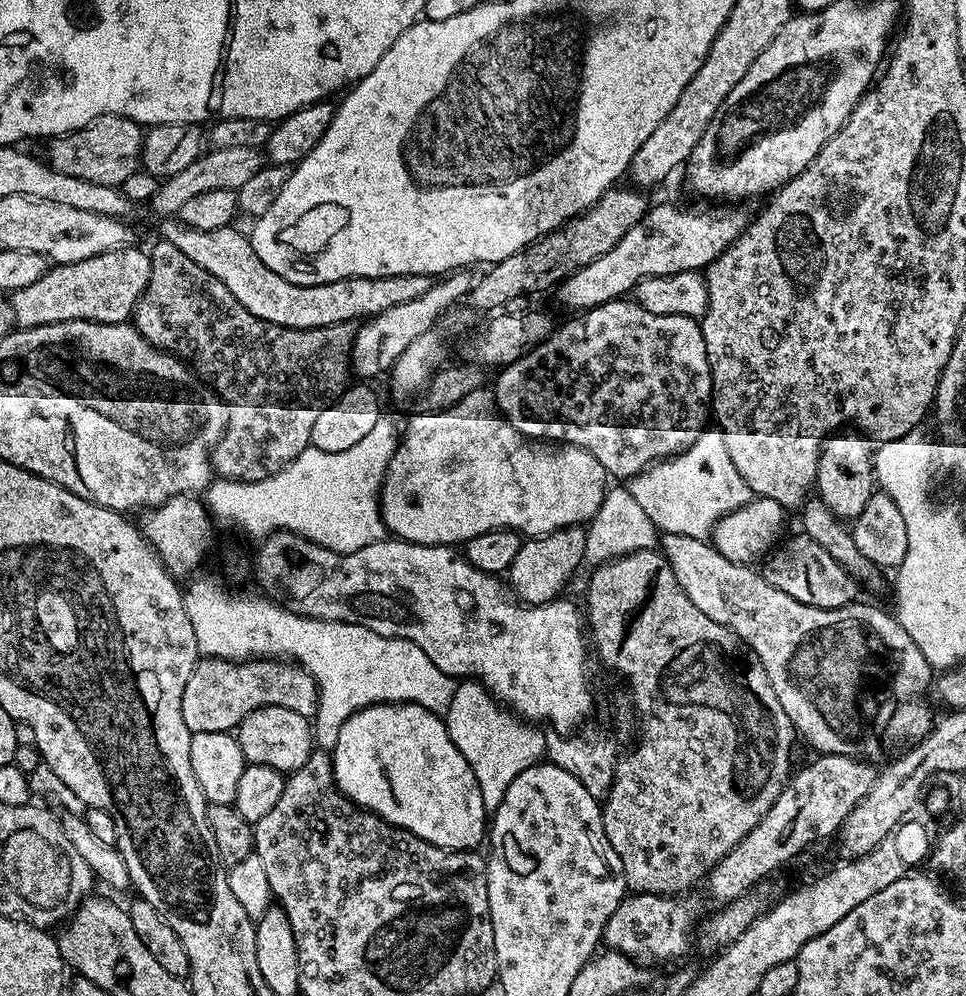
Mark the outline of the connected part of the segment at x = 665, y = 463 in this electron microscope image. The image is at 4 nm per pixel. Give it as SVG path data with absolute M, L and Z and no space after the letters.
M715 426L701 432L680 455L661 460L645 468L639 476L631 477L626 487L630 494L634 494L638 506L646 510L650 522L654 522L661 533L677 532L699 540L711 537L712 529L725 514L738 510L754 496L750 486L746 486L742 474L738 474L734 462L730 462L730 454L726 454L726 442L719 428Z

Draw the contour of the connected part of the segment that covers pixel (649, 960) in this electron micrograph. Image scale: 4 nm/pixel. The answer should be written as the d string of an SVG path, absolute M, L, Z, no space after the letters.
M637 892L625 895L618 910L610 914L610 922L606 922L603 943L611 951L621 952L644 966L676 960L687 954L688 947L693 947L693 933L697 931L703 908L703 902L695 900L692 894Z

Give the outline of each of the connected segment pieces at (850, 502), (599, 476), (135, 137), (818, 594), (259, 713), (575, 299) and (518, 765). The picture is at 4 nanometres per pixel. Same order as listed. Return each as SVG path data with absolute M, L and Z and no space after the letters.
M841 430L829 436L820 446L814 488L818 493L818 499L840 520L851 522L855 520L858 514L862 514L862 510L866 510L866 502L870 502L874 491L874 448L869 437L856 430Z
M487 387L474 390L462 398L460 404L448 408L445 412L425 410L421 416L416 416L408 425L403 425L402 435L396 445L396 452L390 458L390 466L384 475L384 484L380 487L380 517L384 519L385 529L393 537L408 540L411 544L446 544L449 546L463 545L464 541L474 538L478 534L486 534L490 530L499 528L513 528L525 537L549 536L559 528L587 525L594 518L598 506L602 506L602 498L609 487L610 477L605 472L602 462L594 458L586 450L573 444L562 444L546 440L533 440L530 436L523 436L510 422L500 415L493 393Z
M118 114L99 116L78 130L51 137L47 141L46 163L55 172L70 174L70 178L119 188L126 178L130 178L130 174L141 167L140 151L144 145L144 134L145 129L130 118Z
M803 532L790 540L785 539L763 563L762 574L775 589L782 590L804 605L815 608L834 609L851 603L857 596L858 585L838 562L823 550L818 542Z
M286 706L254 710L235 729L234 735L248 764L270 766L285 774L299 770L314 750L314 728L309 717L298 714L298 710L286 710Z
M660 204L649 207L647 214L622 237L622 242L614 250L594 258L588 266L582 266L556 285L554 295L564 308L587 310L597 308L611 300L627 297L642 278L661 276L662 274L701 271L712 264L741 235L748 224L748 216L730 206L728 210L718 212L698 206L686 210L674 204Z
M464 680L457 685L454 698L444 713L444 721L451 741L474 770L485 811L495 811L514 778L539 763L545 755L545 733L534 730L533 725L504 708L477 680Z

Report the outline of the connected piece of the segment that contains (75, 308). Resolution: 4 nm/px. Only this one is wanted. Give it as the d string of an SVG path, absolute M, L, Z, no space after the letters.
M140 246L103 252L82 262L49 267L42 278L11 293L10 311L20 328L37 328L67 320L93 320L99 324L123 324L136 311L140 295L150 282L151 255Z

